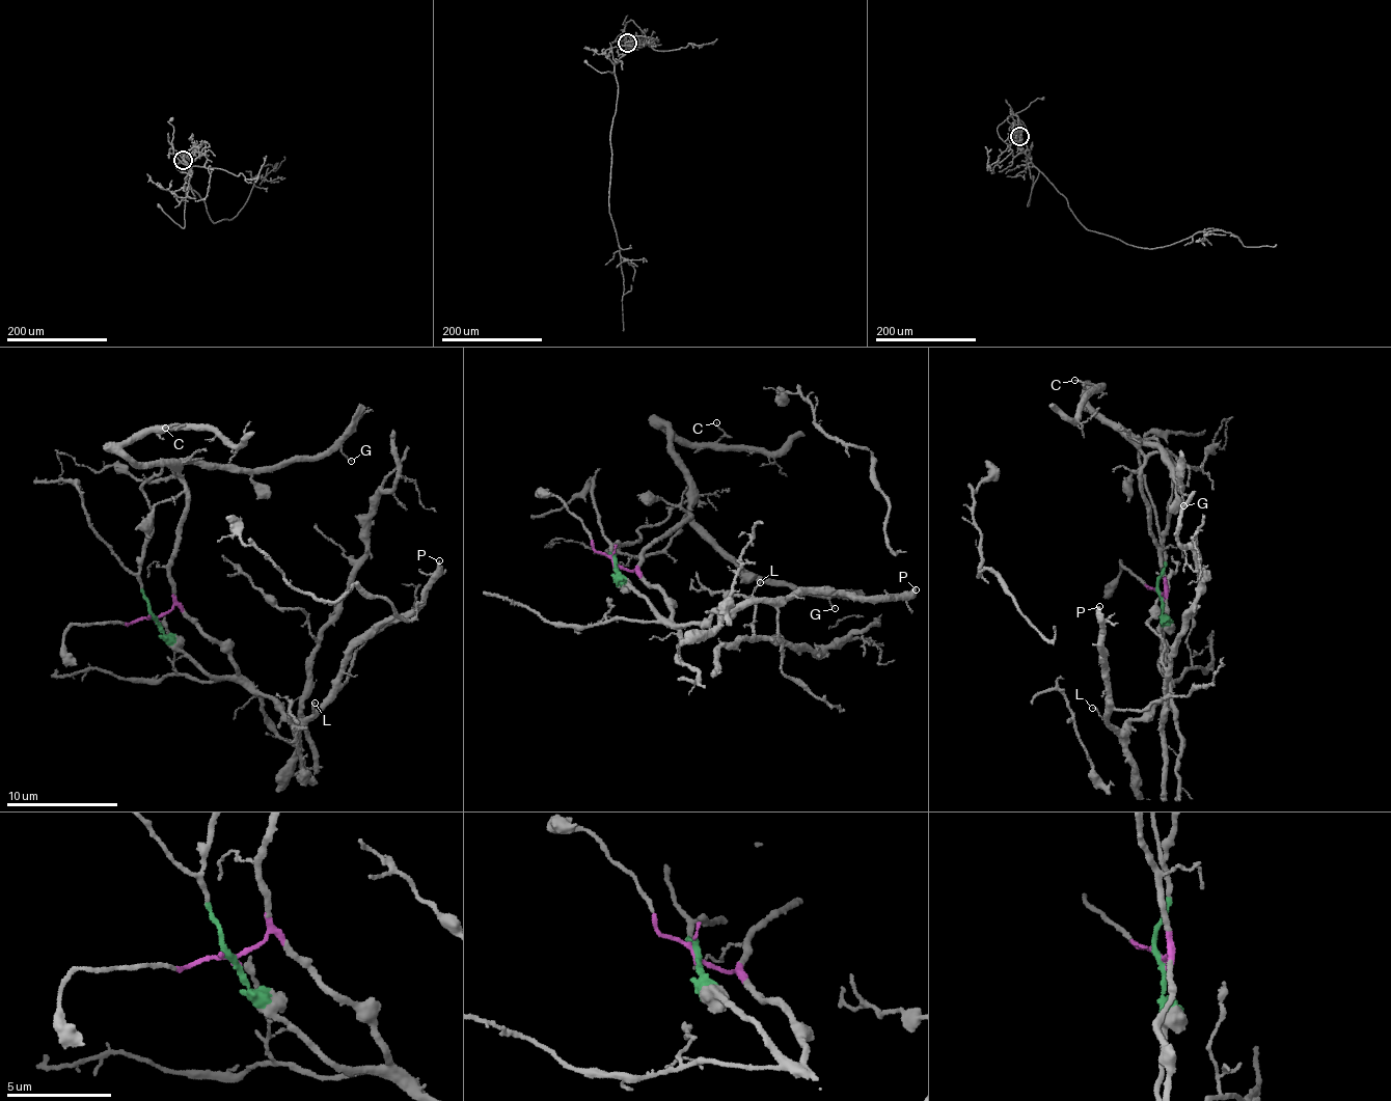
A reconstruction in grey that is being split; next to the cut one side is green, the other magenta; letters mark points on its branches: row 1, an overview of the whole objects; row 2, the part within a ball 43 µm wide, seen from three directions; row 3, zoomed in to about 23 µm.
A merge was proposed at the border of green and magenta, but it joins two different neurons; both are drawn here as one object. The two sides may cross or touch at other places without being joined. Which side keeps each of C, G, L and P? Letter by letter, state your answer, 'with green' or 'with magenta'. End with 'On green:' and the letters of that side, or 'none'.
C: with magenta
G: with magenta
L: with green
P: with green
On green: L, P

